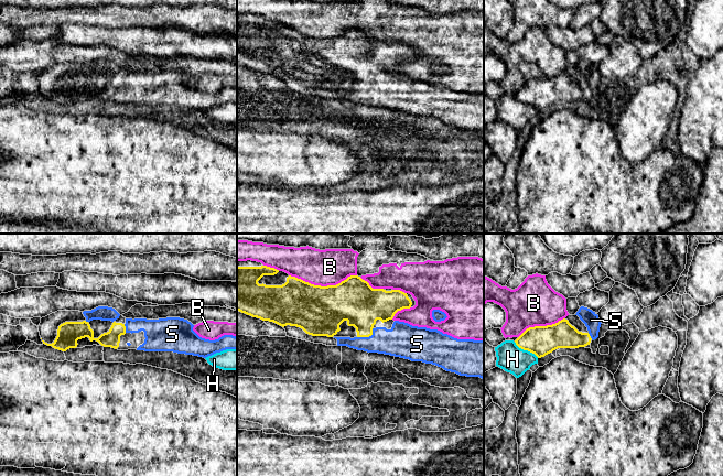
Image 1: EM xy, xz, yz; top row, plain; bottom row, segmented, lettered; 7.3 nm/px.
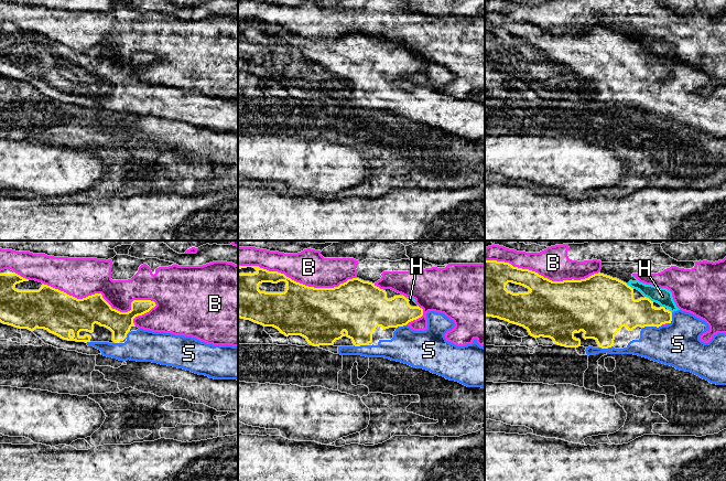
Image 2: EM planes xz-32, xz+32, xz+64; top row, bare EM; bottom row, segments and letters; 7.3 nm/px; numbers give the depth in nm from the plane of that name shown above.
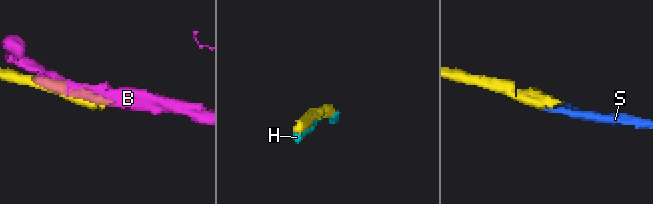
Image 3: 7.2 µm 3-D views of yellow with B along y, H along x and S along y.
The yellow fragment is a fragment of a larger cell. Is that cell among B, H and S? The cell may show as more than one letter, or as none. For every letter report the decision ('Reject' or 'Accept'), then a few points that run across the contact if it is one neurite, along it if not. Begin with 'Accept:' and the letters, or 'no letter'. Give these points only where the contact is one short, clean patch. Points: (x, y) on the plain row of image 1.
Accept: S
B: Reject
H: Reject
S: Accept

